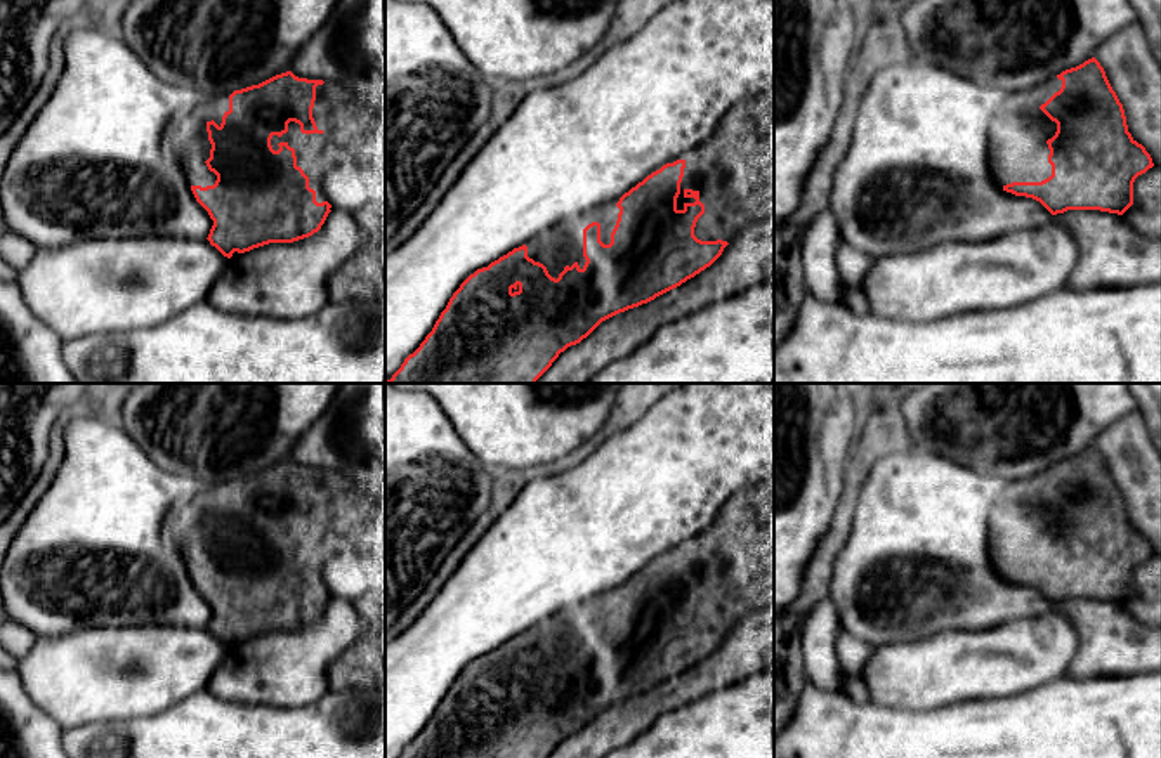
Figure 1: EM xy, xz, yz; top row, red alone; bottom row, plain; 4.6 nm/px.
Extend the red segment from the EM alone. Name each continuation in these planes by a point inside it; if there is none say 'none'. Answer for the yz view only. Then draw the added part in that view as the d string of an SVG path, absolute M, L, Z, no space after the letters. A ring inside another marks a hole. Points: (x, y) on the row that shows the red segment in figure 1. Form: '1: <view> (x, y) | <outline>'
1: yz (1017, 144) | M1057 76L1027 90L1007 95L993 120L989 135L991 173L998 186L1012 182L1041 182L1052 175L1048 144L1057 132L1040 106L1062 87Z

